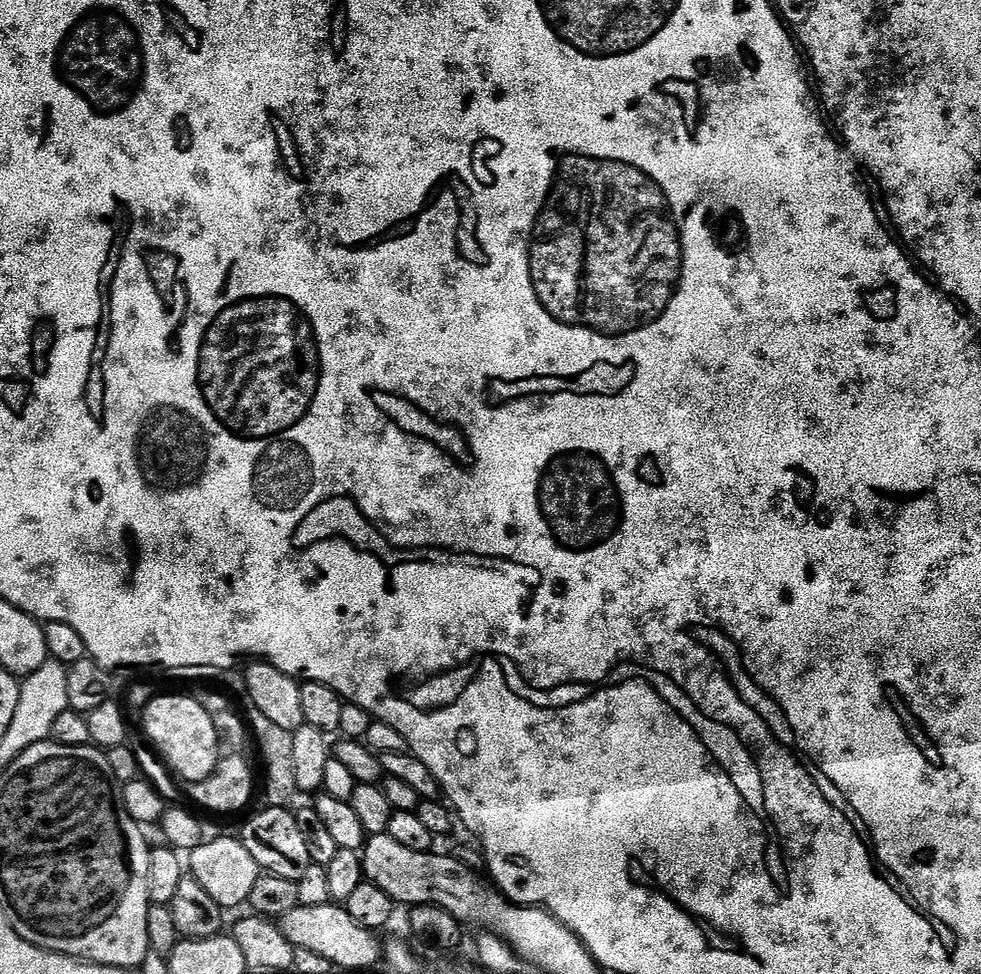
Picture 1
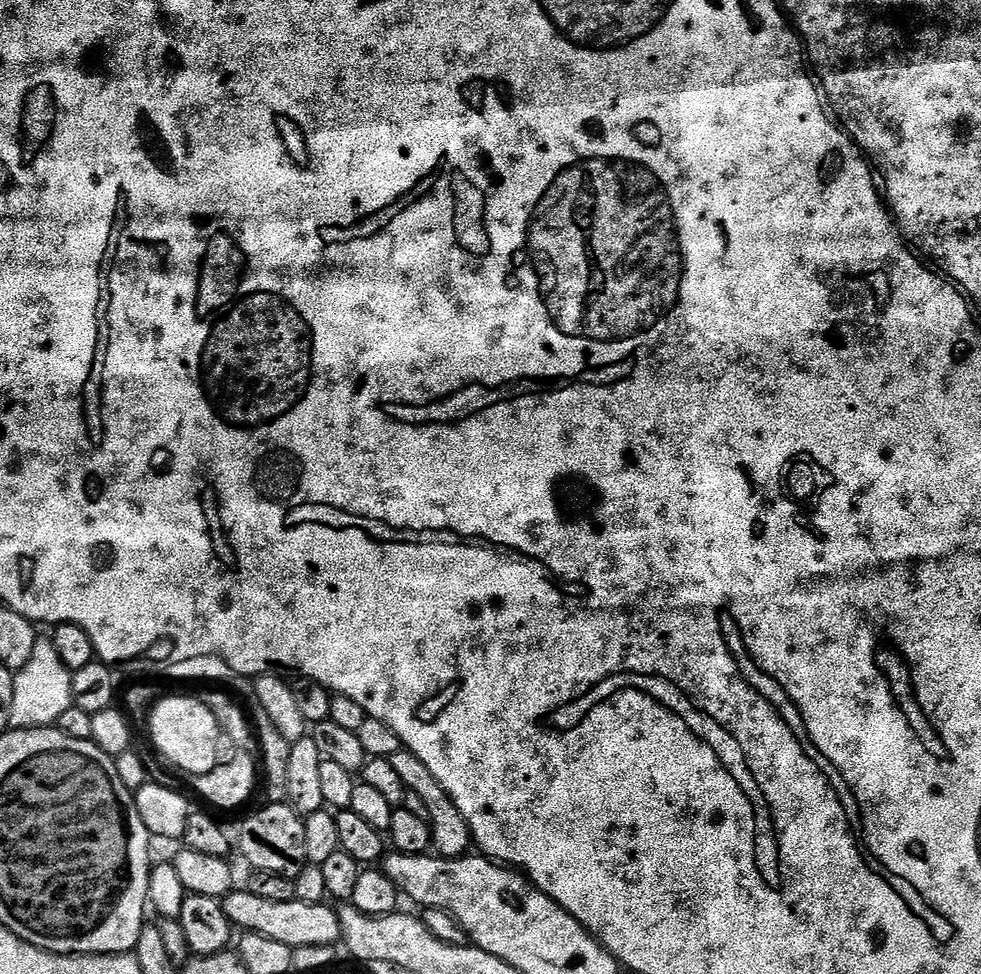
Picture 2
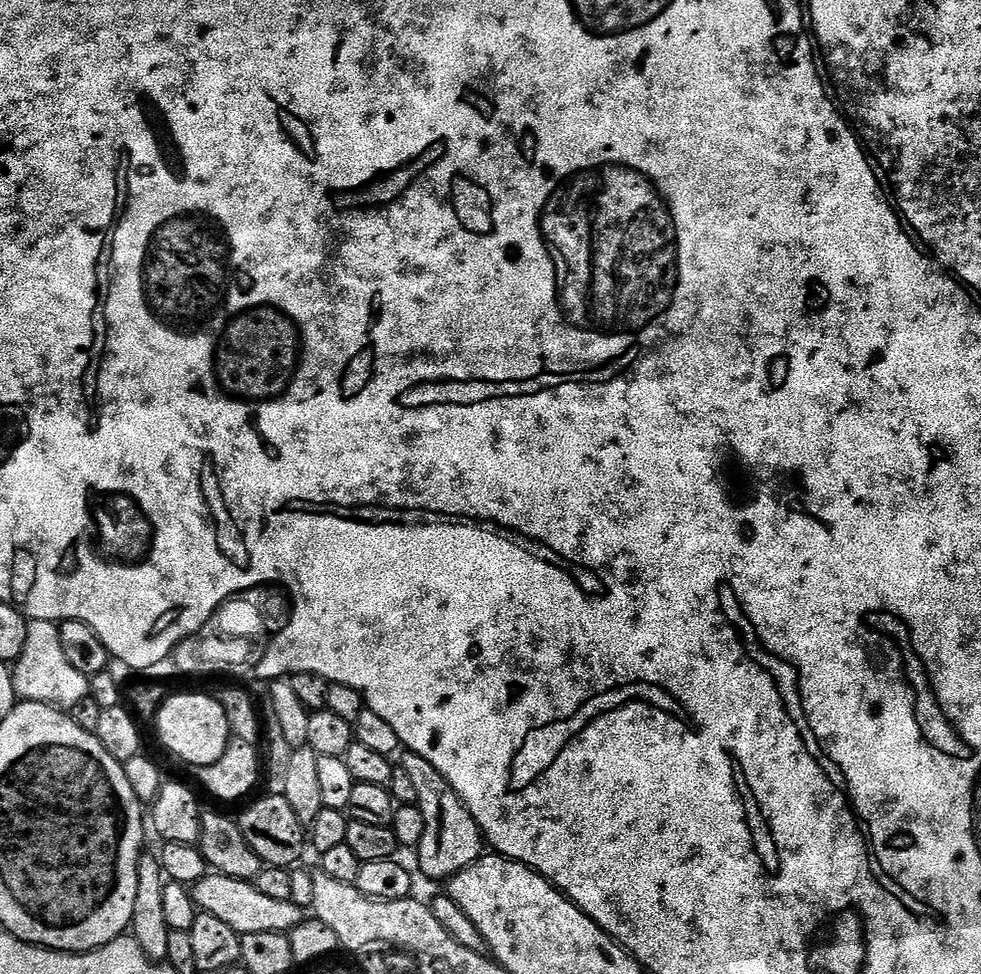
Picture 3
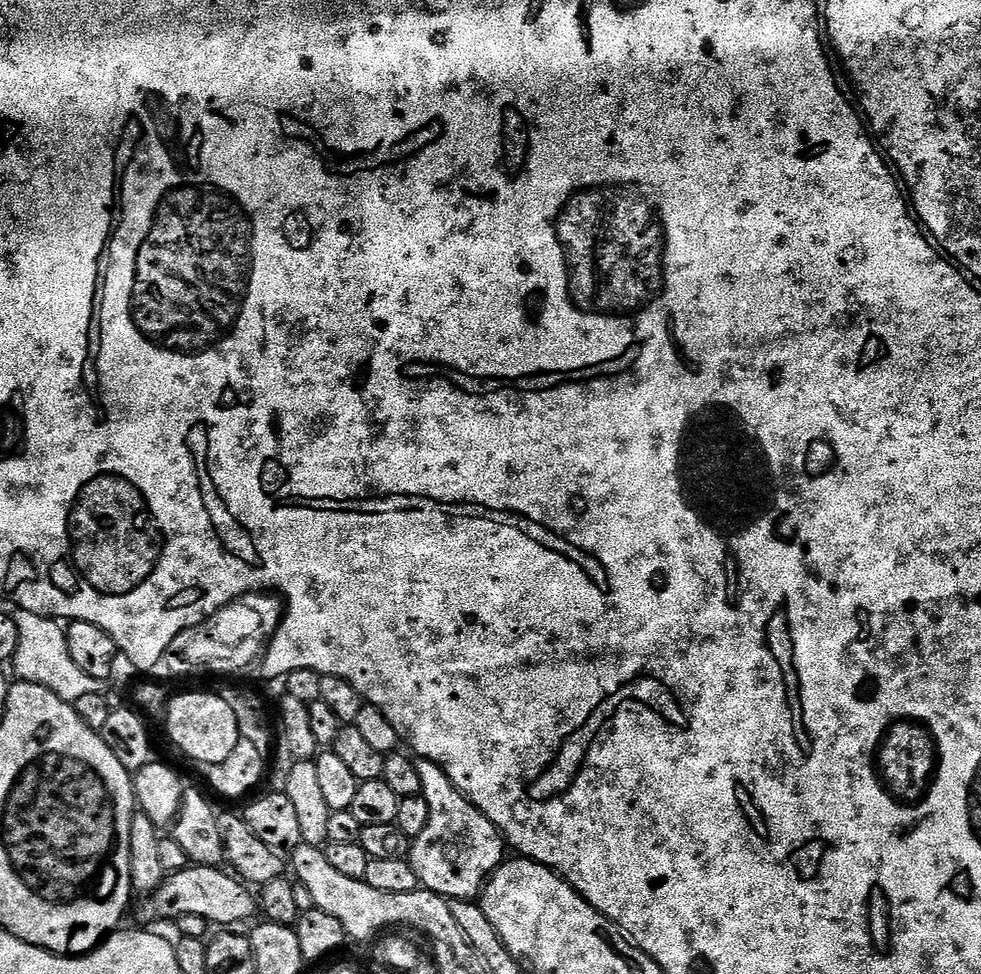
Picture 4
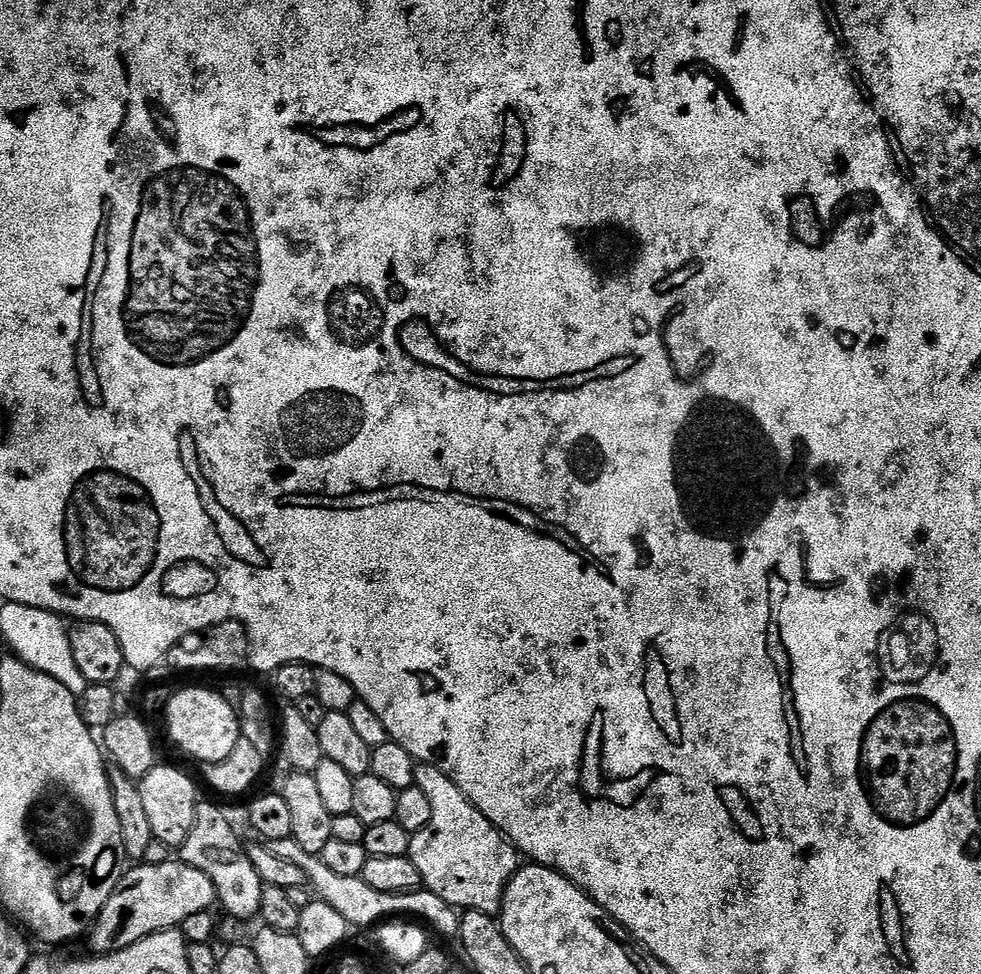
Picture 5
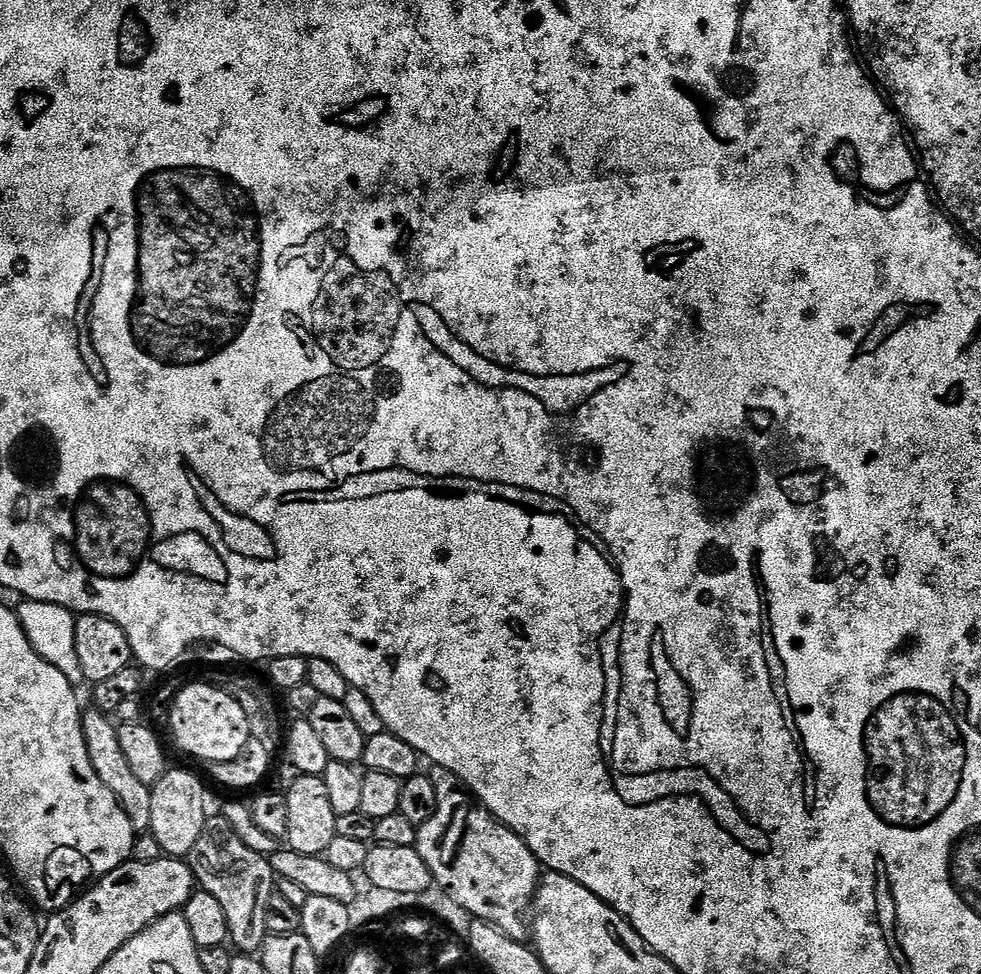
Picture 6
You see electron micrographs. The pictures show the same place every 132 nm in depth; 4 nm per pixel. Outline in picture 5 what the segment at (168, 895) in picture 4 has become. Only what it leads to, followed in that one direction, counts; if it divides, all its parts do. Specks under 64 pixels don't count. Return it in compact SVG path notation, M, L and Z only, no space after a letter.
M176 858L161 864L137 863L125 871L114 894L110 894L106 906L102 908L95 924L92 925L90 929L91 951L96 954L121 952L123 948L134 946L139 940L145 940L148 936L179 929L180 924L186 922L186 918L192 917L193 914L207 912L213 907L211 904L215 905L216 903L214 882L210 882L210 878L206 874L202 874L202 870Z

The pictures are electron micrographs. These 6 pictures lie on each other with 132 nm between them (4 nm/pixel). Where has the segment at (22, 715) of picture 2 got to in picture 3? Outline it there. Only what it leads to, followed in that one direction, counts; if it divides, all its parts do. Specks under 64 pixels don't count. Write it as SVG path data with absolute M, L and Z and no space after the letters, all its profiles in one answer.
M33 620L28 625L26 650L14 662L12 668L12 685L20 700L55 704L61 710L70 710L82 698L88 695L89 677L78 674L70 666L65 652L62 651L60 629L50 620Z

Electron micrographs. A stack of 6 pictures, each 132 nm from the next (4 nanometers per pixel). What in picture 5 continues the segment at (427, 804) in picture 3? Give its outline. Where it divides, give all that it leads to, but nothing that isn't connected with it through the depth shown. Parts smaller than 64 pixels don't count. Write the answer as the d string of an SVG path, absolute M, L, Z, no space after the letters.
M417 763L415 787L421 788L430 797L430 823L413 835L412 845L408 851L414 866L418 866L423 887L433 892L438 900L445 900L451 904L453 909L499 913L508 883L512 881L512 875L522 864L522 856L516 845L473 806L466 794L458 790L455 782L442 770L438 770L438 766Z

